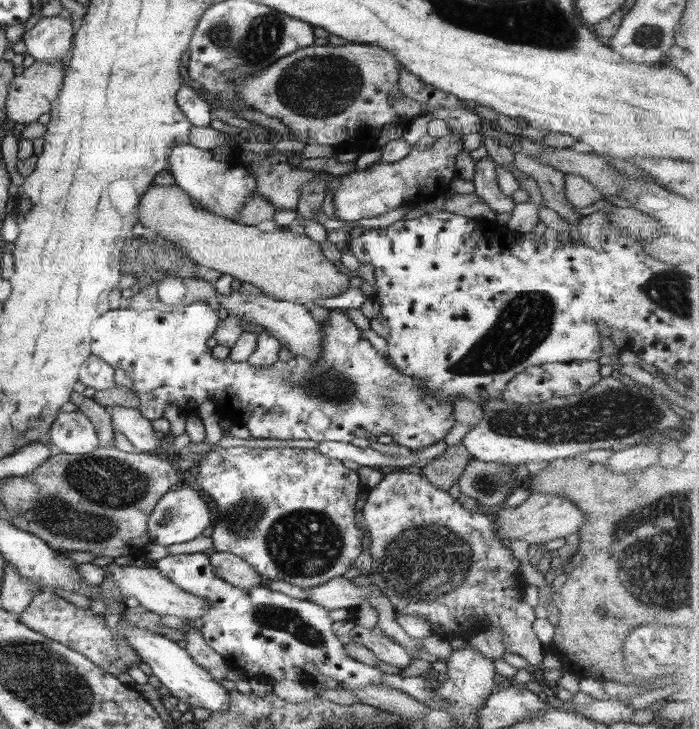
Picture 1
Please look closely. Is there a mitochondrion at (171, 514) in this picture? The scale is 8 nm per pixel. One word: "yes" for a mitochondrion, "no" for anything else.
yes

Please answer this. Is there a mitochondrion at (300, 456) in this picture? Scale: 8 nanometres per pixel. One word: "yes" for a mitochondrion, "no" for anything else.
no

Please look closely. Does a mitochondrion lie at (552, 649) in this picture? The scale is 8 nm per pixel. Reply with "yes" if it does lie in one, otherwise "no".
no

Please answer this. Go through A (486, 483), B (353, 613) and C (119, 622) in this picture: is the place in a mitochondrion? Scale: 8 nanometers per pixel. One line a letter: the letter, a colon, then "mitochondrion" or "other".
A: mitochondrion
B: other
C: other

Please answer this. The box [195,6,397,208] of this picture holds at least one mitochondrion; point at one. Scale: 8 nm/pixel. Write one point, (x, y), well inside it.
(313, 85)

